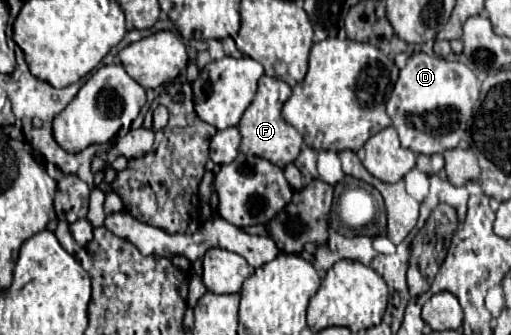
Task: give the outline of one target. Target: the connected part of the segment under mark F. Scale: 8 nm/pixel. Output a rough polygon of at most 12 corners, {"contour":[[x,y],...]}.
{"contour":[[263,75],[237,125],[241,151],[277,167],[303,137],[281,117],[285,81]]}

